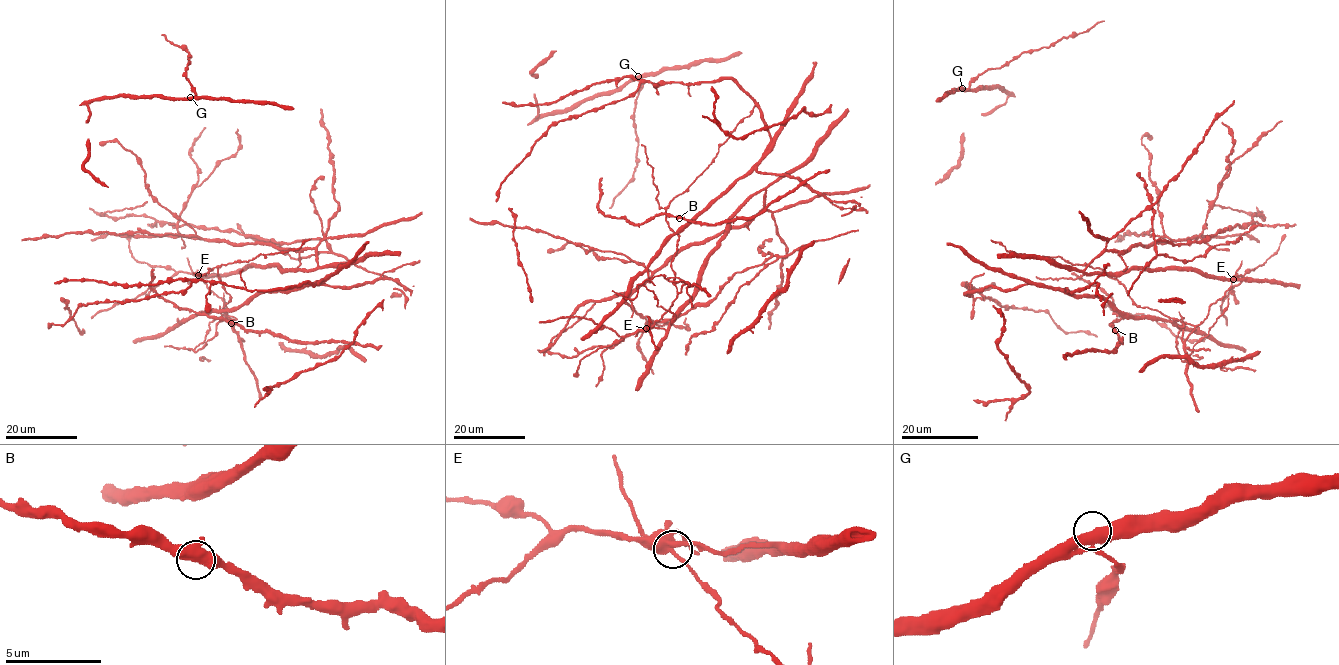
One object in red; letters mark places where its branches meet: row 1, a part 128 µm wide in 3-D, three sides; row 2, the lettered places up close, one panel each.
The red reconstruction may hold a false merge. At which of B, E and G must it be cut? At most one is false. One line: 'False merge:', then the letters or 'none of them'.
False merge: E

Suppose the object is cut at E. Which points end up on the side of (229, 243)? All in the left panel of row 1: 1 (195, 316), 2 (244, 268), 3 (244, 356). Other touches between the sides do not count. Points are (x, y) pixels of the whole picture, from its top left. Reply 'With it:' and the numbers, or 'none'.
With it: 1, 2

